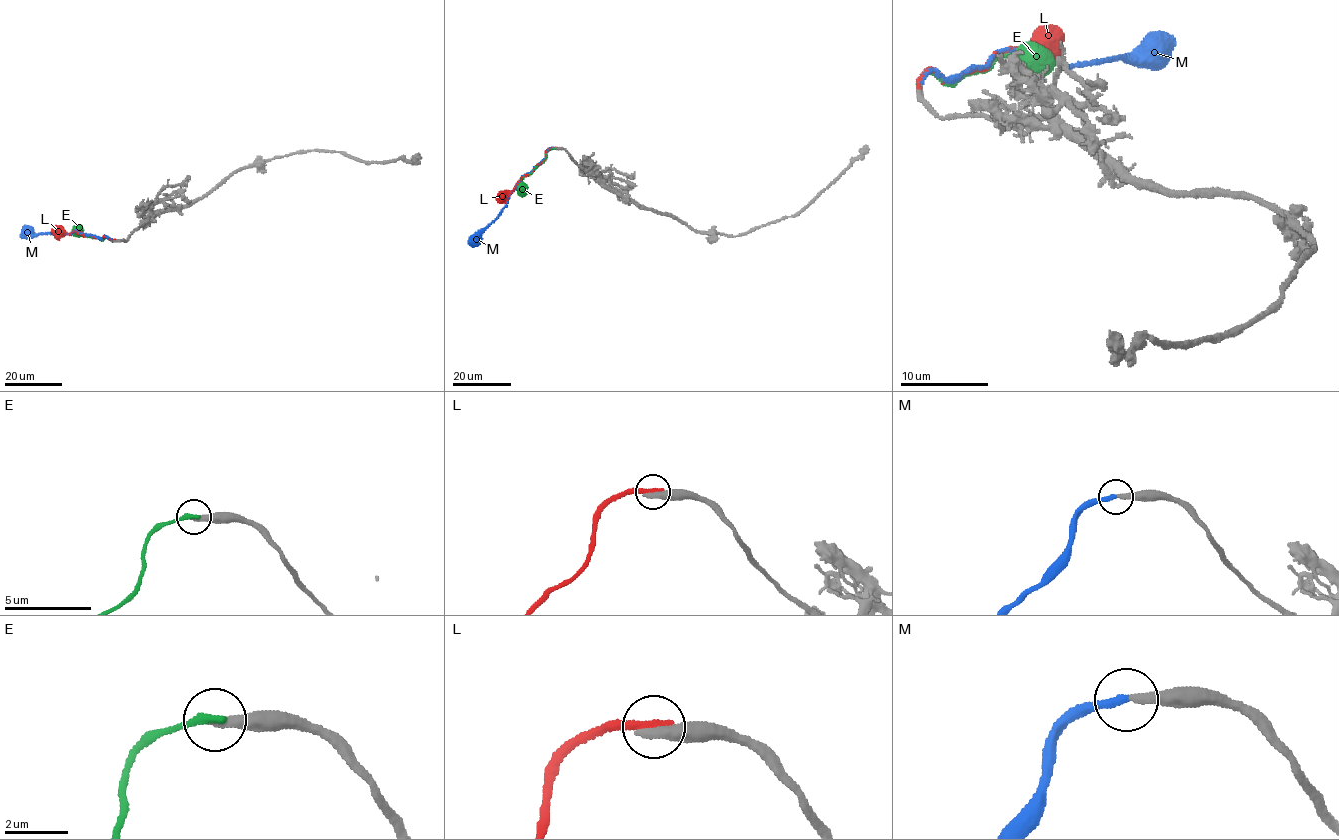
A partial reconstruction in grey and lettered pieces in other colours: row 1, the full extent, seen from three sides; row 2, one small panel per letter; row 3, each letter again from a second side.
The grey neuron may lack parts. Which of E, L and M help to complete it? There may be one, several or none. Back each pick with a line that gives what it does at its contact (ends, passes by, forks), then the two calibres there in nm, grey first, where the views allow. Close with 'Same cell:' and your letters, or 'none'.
M: it ends there; 240 nm thick on the grey side, 260 nm on the other
Same cell: M

